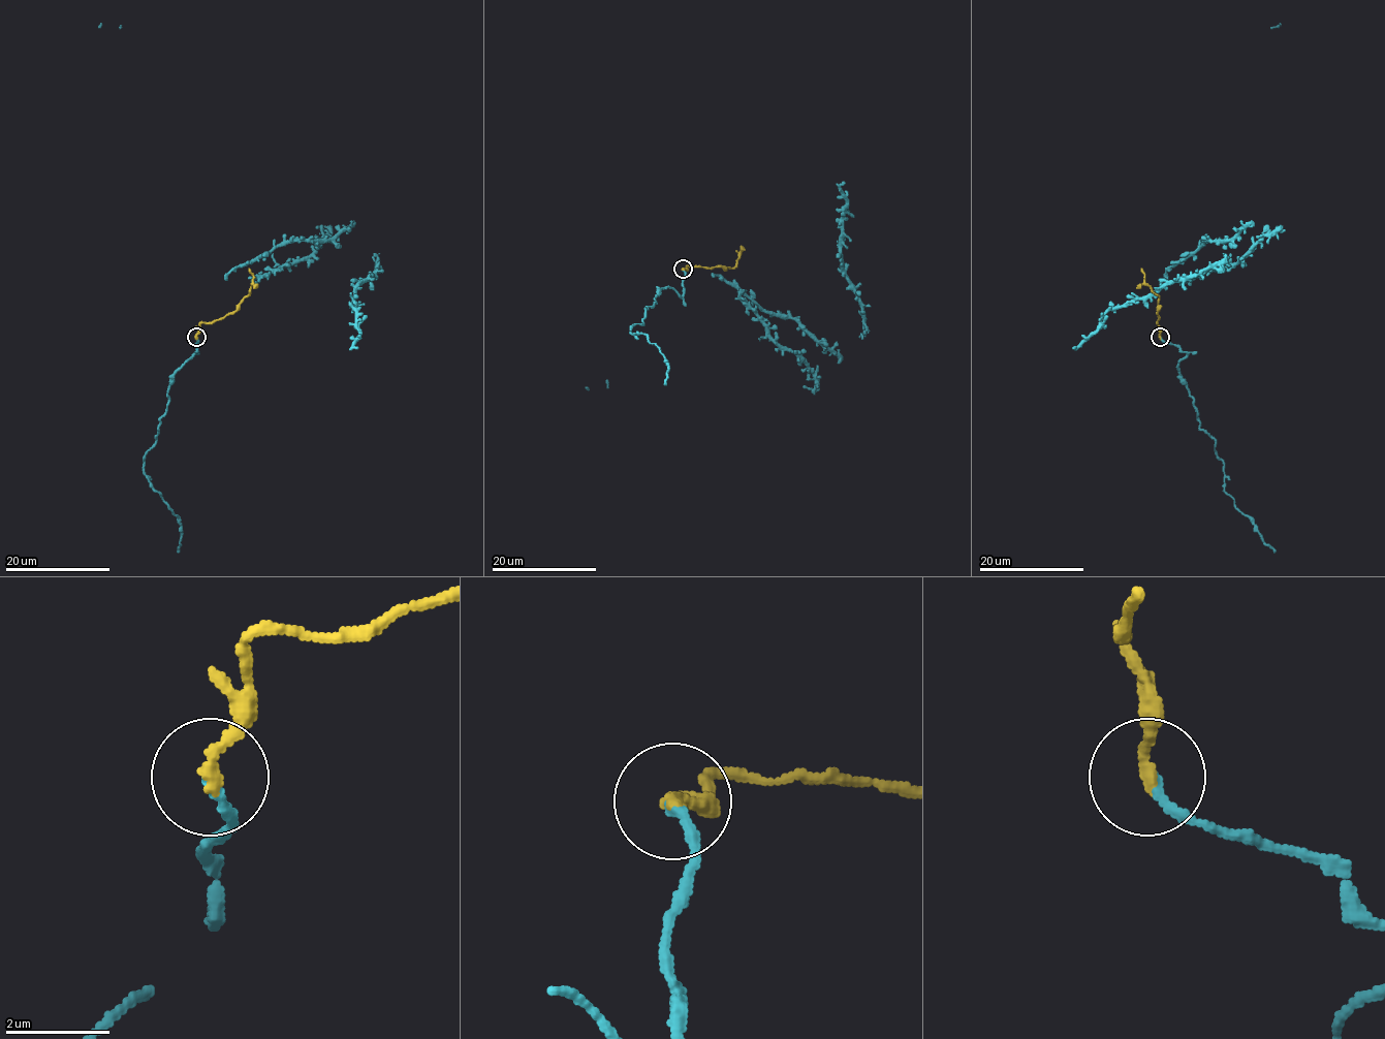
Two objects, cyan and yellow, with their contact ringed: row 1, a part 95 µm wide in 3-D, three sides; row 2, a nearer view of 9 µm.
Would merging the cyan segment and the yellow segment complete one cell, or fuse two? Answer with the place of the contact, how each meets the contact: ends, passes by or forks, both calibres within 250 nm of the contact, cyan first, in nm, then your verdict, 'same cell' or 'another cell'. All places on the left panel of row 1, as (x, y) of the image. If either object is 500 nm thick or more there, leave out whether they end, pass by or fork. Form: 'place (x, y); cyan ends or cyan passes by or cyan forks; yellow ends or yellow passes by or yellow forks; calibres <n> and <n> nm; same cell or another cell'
place (196, 337); cyan ends; yellow ends; calibres 190 and 240 nm; same cell

